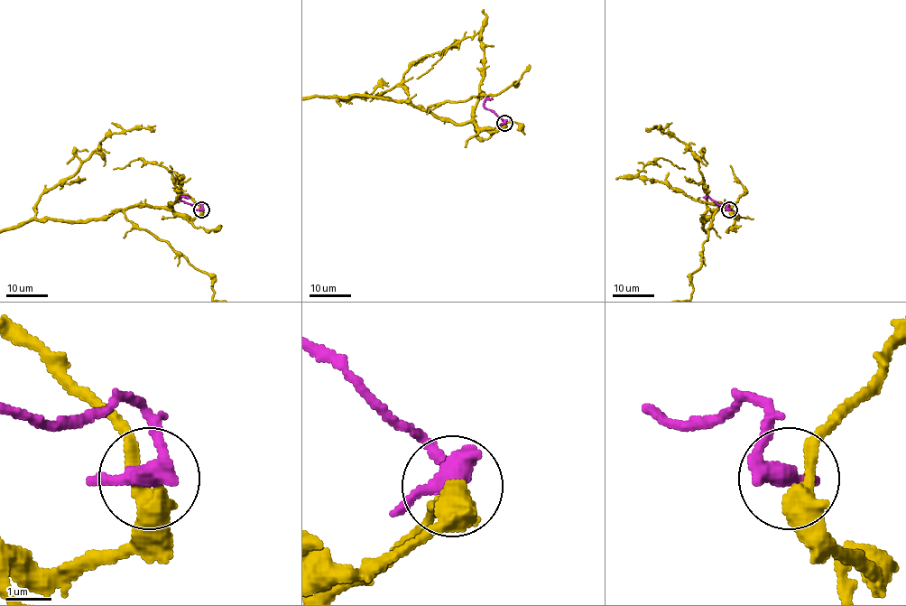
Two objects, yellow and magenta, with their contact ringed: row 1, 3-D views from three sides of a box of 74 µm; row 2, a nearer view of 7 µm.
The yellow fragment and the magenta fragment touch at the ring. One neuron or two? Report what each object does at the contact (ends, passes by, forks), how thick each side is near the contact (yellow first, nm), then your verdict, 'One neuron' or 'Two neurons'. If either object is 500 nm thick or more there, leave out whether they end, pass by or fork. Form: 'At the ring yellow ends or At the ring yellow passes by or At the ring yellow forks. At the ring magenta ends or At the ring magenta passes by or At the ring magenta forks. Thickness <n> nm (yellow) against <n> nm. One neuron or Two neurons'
At the ring yellow passes by. At the ring magenta passes by. Thickness 400 nm (yellow) against 400 nm. Two neurons

